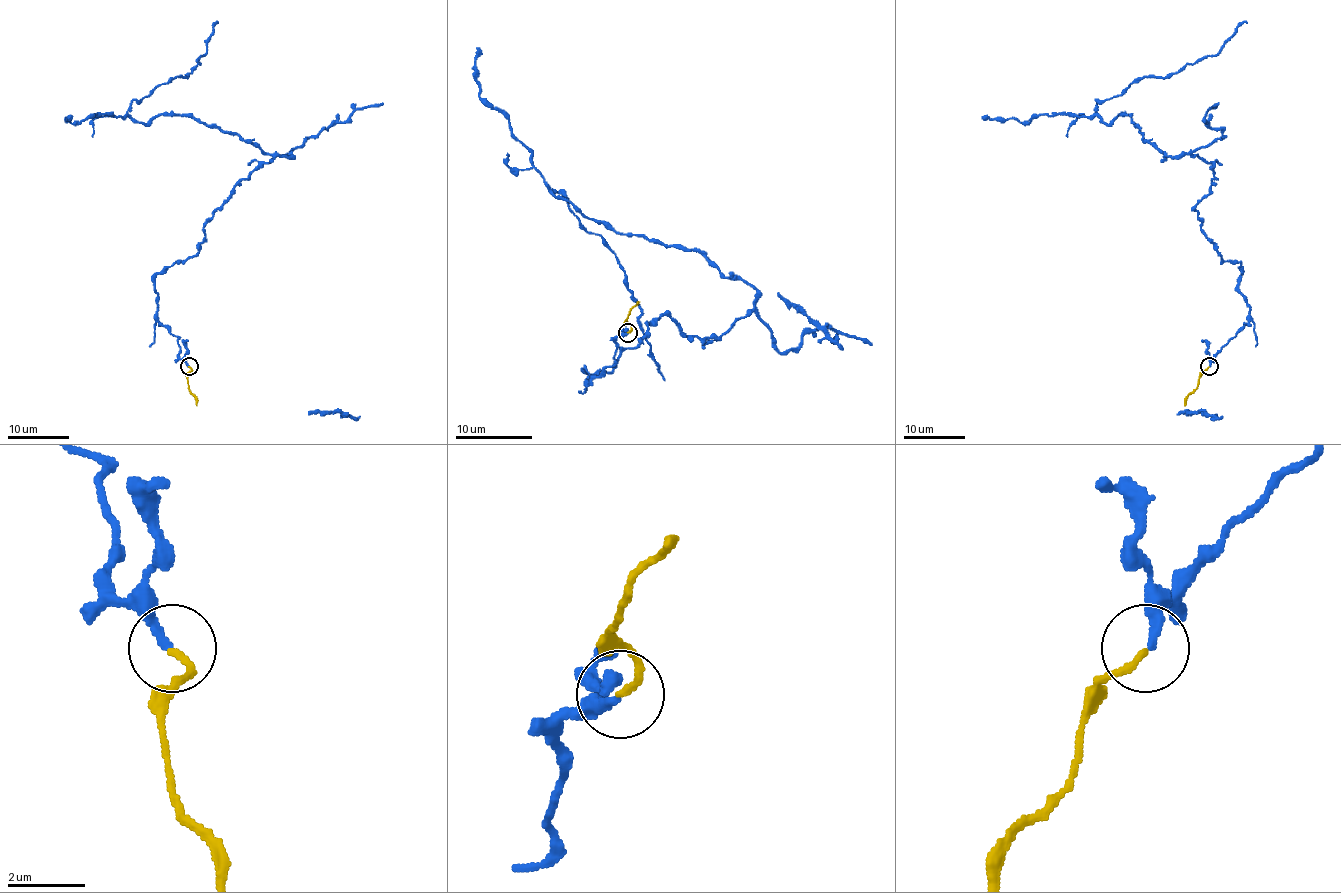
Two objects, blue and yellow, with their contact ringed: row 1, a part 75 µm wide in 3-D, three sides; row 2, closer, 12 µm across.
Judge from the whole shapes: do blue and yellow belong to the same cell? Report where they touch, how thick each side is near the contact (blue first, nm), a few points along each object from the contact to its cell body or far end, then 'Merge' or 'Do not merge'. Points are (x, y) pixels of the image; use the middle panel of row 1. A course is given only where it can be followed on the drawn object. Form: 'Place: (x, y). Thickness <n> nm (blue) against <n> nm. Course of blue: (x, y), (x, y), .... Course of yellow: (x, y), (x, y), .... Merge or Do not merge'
Place: (628, 332). Thickness 200 nm (blue) against 170 nm. Course of blue: (628, 333), (588, 383), (663, 315), (719, 338), (755, 289), (552, 193), (611, 250), (665, 381). Course of yellow: (628, 333), (630, 325), (626, 317), (638, 302). Merge

